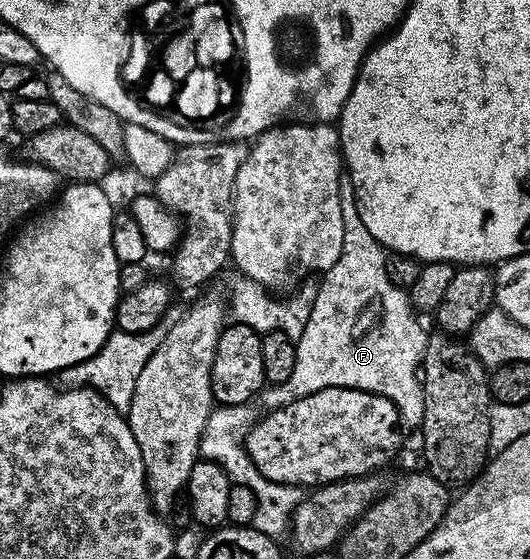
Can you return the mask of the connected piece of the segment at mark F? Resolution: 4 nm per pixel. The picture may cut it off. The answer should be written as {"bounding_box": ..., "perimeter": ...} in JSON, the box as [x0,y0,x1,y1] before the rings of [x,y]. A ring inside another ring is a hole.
{"bounding_box":[259,189,429,426],"perimeter":[[[343,189],[339,192],[339,200],[341,201],[341,213],[343,214],[343,244],[341,245],[341,257],[331,267],[326,268],[323,279],[323,284],[320,285],[319,291],[314,292],[315,300],[313,301],[313,309],[309,313],[309,324],[305,325],[305,332],[301,335],[299,340],[296,340],[295,348],[297,349],[297,361],[293,365],[293,374],[285,381],[270,384],[266,386],[260,394],[259,401],[265,405],[266,410],[275,410],[283,407],[285,404],[291,404],[293,401],[301,397],[312,395],[319,392],[323,388],[345,387],[356,388],[359,391],[375,392],[378,395],[383,395],[395,403],[398,408],[400,418],[404,424],[420,426],[423,422],[424,415],[424,389],[421,376],[421,364],[423,362],[423,354],[427,348],[427,341],[429,338],[429,331],[426,331],[421,324],[415,320],[416,312],[413,310],[410,300],[408,299],[408,292],[402,287],[395,287],[395,283],[391,280],[391,275],[387,272],[387,259],[385,249],[373,237],[373,233],[369,233],[369,229],[365,229],[365,225],[359,216],[359,210],[355,204],[355,194],[350,189]]]}

